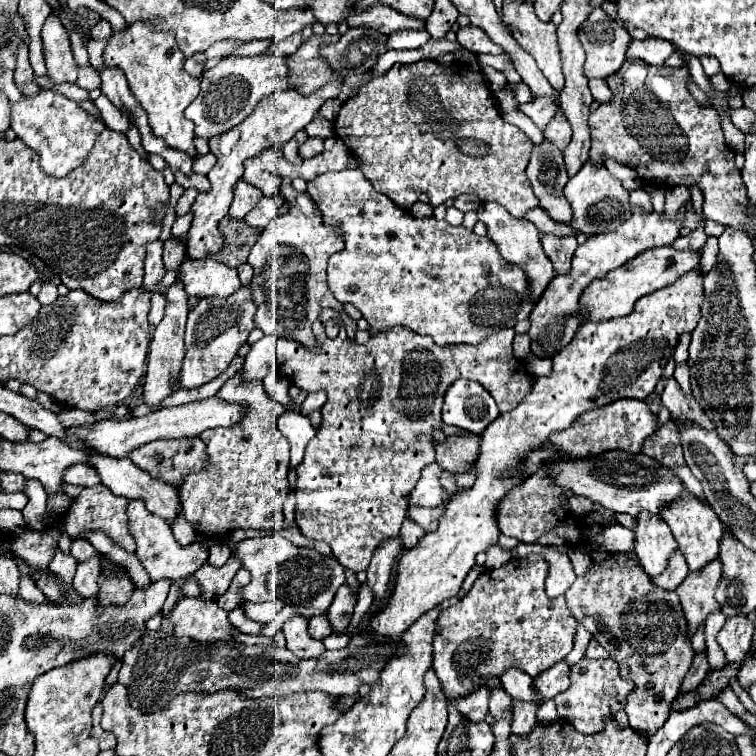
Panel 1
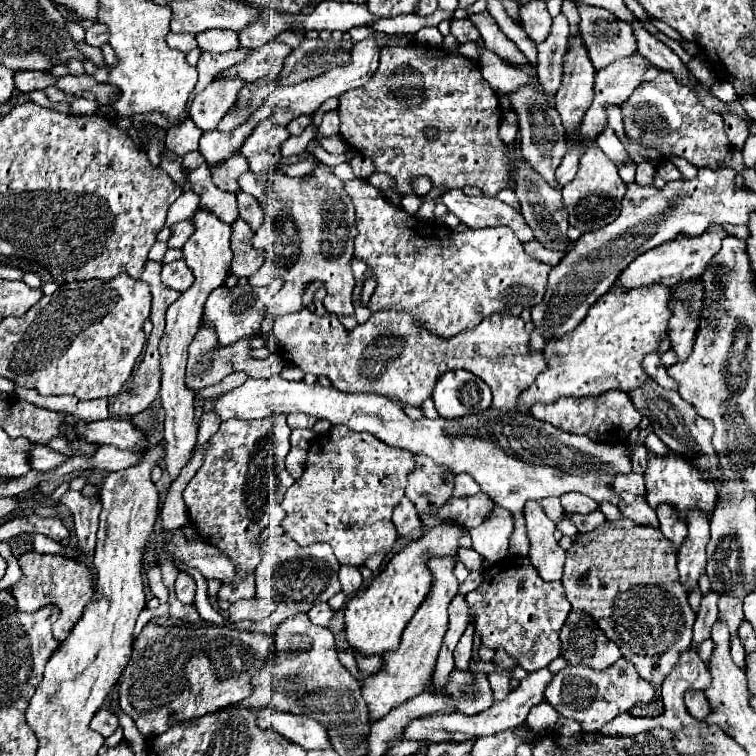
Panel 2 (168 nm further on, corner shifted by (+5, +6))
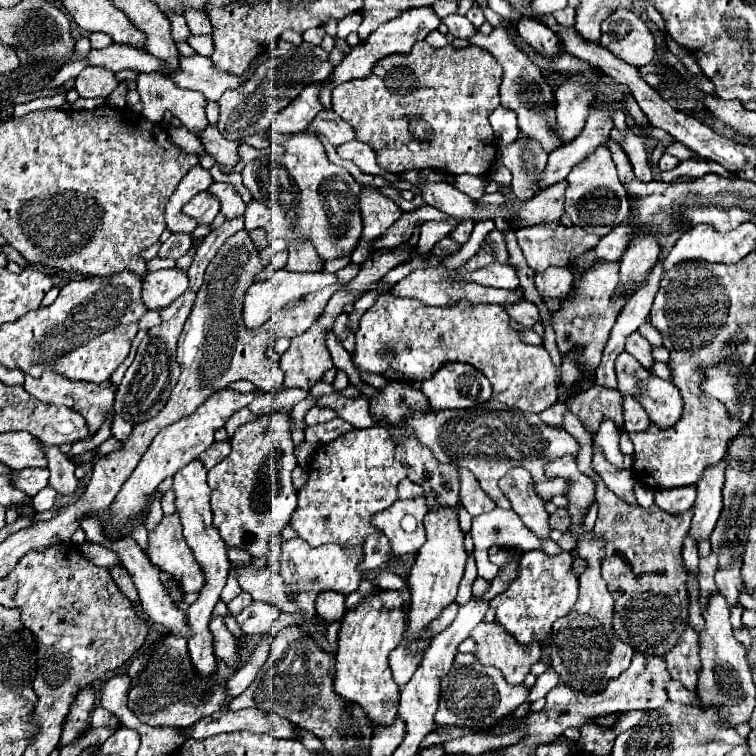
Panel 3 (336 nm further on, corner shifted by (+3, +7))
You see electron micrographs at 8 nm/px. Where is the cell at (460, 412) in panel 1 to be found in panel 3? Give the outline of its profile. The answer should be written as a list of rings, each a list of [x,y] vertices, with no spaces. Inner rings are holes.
[[[443,363],[439,371],[421,385],[435,411],[467,409],[491,397],[489,379],[467,363]]]

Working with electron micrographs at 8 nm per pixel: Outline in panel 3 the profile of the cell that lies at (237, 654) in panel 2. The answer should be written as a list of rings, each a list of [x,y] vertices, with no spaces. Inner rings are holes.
[[[167,635],[155,647],[149,667],[143,673],[143,679],[129,691],[129,709],[147,725],[157,727],[189,727],[201,717],[215,713],[221,709],[225,701],[225,681],[235,671],[227,665],[217,663],[217,671],[213,677],[203,679],[195,673],[189,653],[187,641],[183,637]]]

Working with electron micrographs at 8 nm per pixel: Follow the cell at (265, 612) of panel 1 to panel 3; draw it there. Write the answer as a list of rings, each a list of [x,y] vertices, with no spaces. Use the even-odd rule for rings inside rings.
[[[253,601],[245,611],[239,613],[237,623],[247,635],[265,635],[271,631],[277,617],[279,609],[273,609],[263,601]]]

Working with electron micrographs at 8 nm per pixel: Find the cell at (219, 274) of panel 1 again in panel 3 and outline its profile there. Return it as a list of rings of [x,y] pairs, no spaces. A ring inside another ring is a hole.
[[[161,269],[143,277],[143,303],[149,311],[161,311],[171,305],[189,285],[187,273],[181,269]]]

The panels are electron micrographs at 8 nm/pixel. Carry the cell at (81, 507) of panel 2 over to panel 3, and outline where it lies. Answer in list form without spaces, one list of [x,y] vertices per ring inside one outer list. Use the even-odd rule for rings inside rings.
[[[41,445],[41,447],[47,457],[47,467],[51,471],[49,485],[61,495],[71,495],[77,487],[75,463],[65,453],[61,453],[59,447],[53,447],[53,445]]]

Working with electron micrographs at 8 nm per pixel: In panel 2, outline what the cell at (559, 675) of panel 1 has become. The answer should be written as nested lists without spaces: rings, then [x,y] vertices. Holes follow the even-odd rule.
[[[541,668],[541,670],[535,670],[535,672],[529,672],[517,690],[513,690],[503,702],[497,702],[493,704],[491,708],[487,708],[485,712],[481,714],[475,714],[475,716],[467,716],[467,714],[461,714],[461,712],[453,712],[453,714],[429,714],[429,716],[423,716],[423,718],[415,718],[415,722],[411,722],[407,726],[407,730],[403,732],[403,738],[401,740],[425,740],[431,744],[431,742],[463,742],[463,740],[469,740],[469,738],[481,738],[481,736],[489,736],[489,734],[495,734],[495,732],[503,732],[503,730],[509,730],[509,728],[515,728],[519,724],[525,722],[529,710],[543,702],[545,698],[545,688],[549,686],[549,682],[553,680],[553,674],[549,668]]]

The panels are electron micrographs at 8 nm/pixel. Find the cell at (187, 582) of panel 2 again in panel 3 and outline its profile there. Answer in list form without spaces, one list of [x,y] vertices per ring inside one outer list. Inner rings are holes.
[[[177,511],[173,515],[165,515],[161,523],[149,531],[145,553],[153,565],[173,575],[185,593],[197,593],[203,589],[205,573],[183,539]]]

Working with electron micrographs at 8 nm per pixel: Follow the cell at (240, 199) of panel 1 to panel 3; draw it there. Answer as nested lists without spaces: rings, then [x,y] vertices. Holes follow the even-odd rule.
[[[207,125],[205,129],[201,129],[197,133],[203,149],[215,157],[215,161],[227,169],[231,169],[235,163],[237,163],[237,143],[235,141],[229,141],[225,139],[219,129],[215,125]]]

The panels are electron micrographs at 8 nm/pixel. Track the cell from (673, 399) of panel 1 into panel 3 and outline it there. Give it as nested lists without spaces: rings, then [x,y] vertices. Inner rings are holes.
[[[637,331],[627,337],[627,341],[625,341],[625,351],[631,353],[643,367],[647,367],[647,369],[651,367],[651,363],[653,363],[651,345],[649,345],[649,341],[643,339]]]

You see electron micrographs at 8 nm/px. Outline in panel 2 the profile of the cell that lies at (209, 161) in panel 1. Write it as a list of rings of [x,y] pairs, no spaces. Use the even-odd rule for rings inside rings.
[[[199,150],[189,152],[189,154],[183,156],[183,166],[185,166],[185,170],[193,170],[193,168],[201,166],[203,162],[205,162],[205,158],[203,158],[203,154],[201,154]]]

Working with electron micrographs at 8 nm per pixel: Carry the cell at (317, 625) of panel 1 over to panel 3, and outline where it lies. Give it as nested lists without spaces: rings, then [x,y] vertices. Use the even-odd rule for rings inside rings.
[[[325,589],[325,591],[319,593],[319,597],[317,597],[317,601],[315,601],[315,609],[317,609],[317,613],[321,613],[321,617],[325,617],[327,623],[339,621],[339,619],[343,619],[343,615],[347,613],[345,595],[335,593],[335,591],[331,591],[331,589]]]

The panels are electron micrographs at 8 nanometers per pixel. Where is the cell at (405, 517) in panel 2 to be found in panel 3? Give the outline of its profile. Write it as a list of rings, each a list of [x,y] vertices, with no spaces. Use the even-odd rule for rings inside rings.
[[[405,477],[405,479],[399,481],[399,499],[413,499],[413,497],[417,497],[421,493],[423,493],[421,485],[413,483],[409,477]]]

